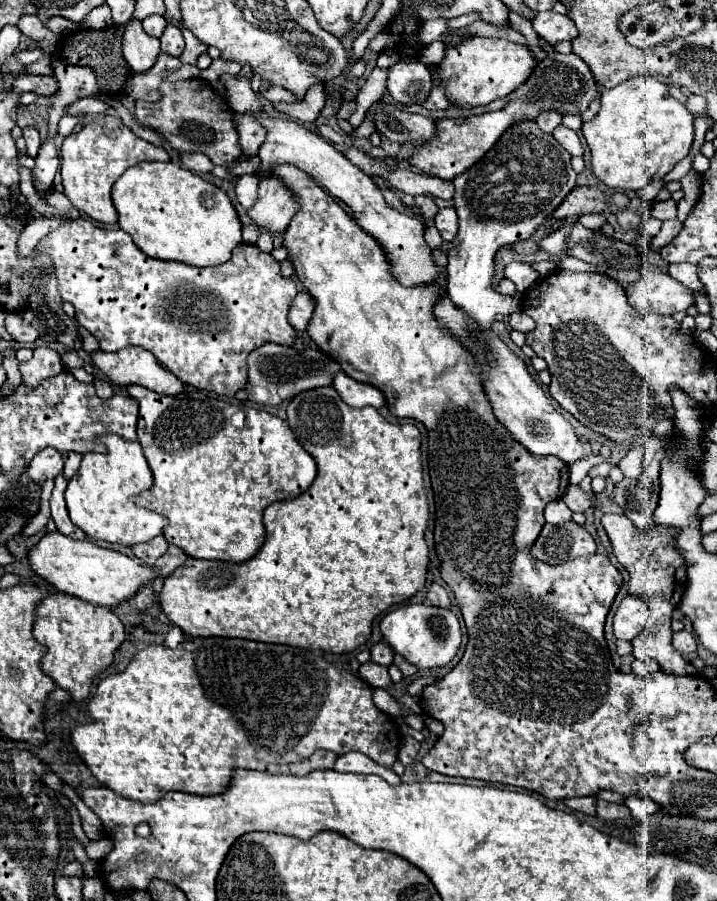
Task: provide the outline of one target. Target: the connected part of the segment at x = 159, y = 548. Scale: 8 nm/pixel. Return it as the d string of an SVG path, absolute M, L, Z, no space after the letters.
M157 536L157 538L153 538L153 540L149 540L149 542L145 542L145 544L135 544L131 550L133 550L133 554L143 562L143 564L155 564L155 560L159 558L159 556L163 556L165 552L167 552L167 540L163 538L163 536Z

